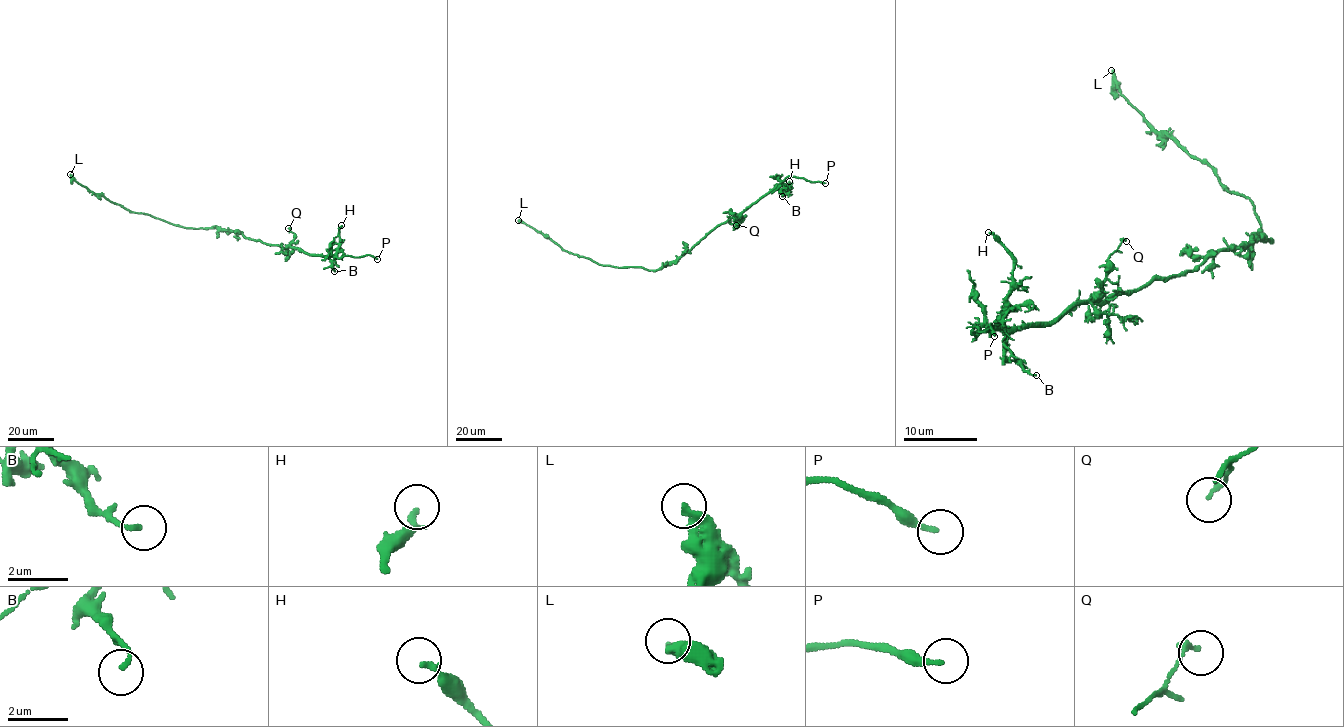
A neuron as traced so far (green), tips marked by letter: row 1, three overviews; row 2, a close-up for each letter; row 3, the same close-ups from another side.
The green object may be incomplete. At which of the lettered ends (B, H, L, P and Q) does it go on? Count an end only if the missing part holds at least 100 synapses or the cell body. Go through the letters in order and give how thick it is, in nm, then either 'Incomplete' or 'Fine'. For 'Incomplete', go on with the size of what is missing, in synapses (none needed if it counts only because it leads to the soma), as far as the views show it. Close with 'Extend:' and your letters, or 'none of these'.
B: Thickness 140 nm. Fine
H: Thickness 200 nm. Fine
L: Thickness 300 nm. Fine
P: Thickness 190 nm. Incomplete
Q: Thickness 190 nm. Fine
Extend: P

